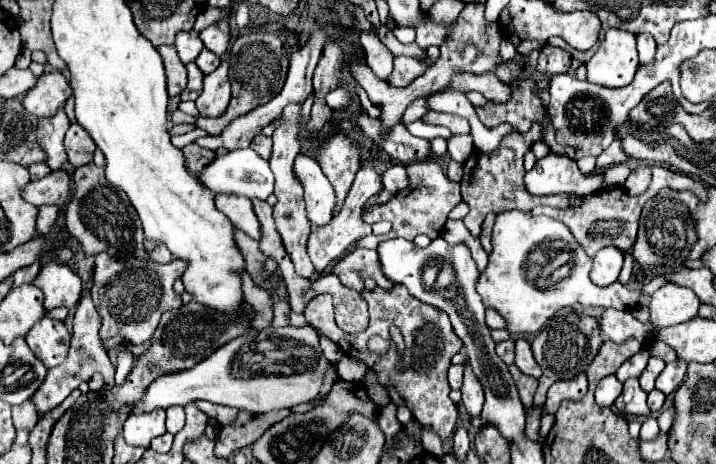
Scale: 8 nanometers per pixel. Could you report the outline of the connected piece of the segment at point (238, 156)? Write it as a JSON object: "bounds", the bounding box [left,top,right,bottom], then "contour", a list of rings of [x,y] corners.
{"bounds":[199,148,273,200],"contour":[[[251,148],[245,150],[233,150],[227,152],[225,156],[215,158],[201,174],[199,178],[209,186],[211,190],[225,192],[225,194],[237,194],[237,196],[247,196],[247,198],[261,198],[265,200],[273,192],[273,174],[269,170],[269,162],[263,160],[257,152]]]}

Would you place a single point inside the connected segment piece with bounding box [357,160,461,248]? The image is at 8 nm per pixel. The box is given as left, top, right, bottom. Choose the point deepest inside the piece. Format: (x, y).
(423, 208)

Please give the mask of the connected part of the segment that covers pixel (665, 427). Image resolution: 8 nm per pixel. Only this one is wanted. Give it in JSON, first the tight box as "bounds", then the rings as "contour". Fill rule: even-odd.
{"bounds":[657,408,675,434],"contour":[[[669,408],[669,410],[661,412],[661,414],[657,416],[657,422],[659,422],[659,426],[661,426],[661,432],[663,432],[663,434],[667,434],[667,432],[671,430],[673,422],[675,422],[675,412],[673,412],[673,408]]]}

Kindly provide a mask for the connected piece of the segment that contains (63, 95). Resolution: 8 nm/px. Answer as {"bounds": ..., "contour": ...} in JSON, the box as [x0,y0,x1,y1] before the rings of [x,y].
{"bounds":[23,72,71,118],"contour":[[[45,72],[39,82],[25,94],[23,108],[37,118],[51,118],[71,96],[71,86],[61,72]]]}

